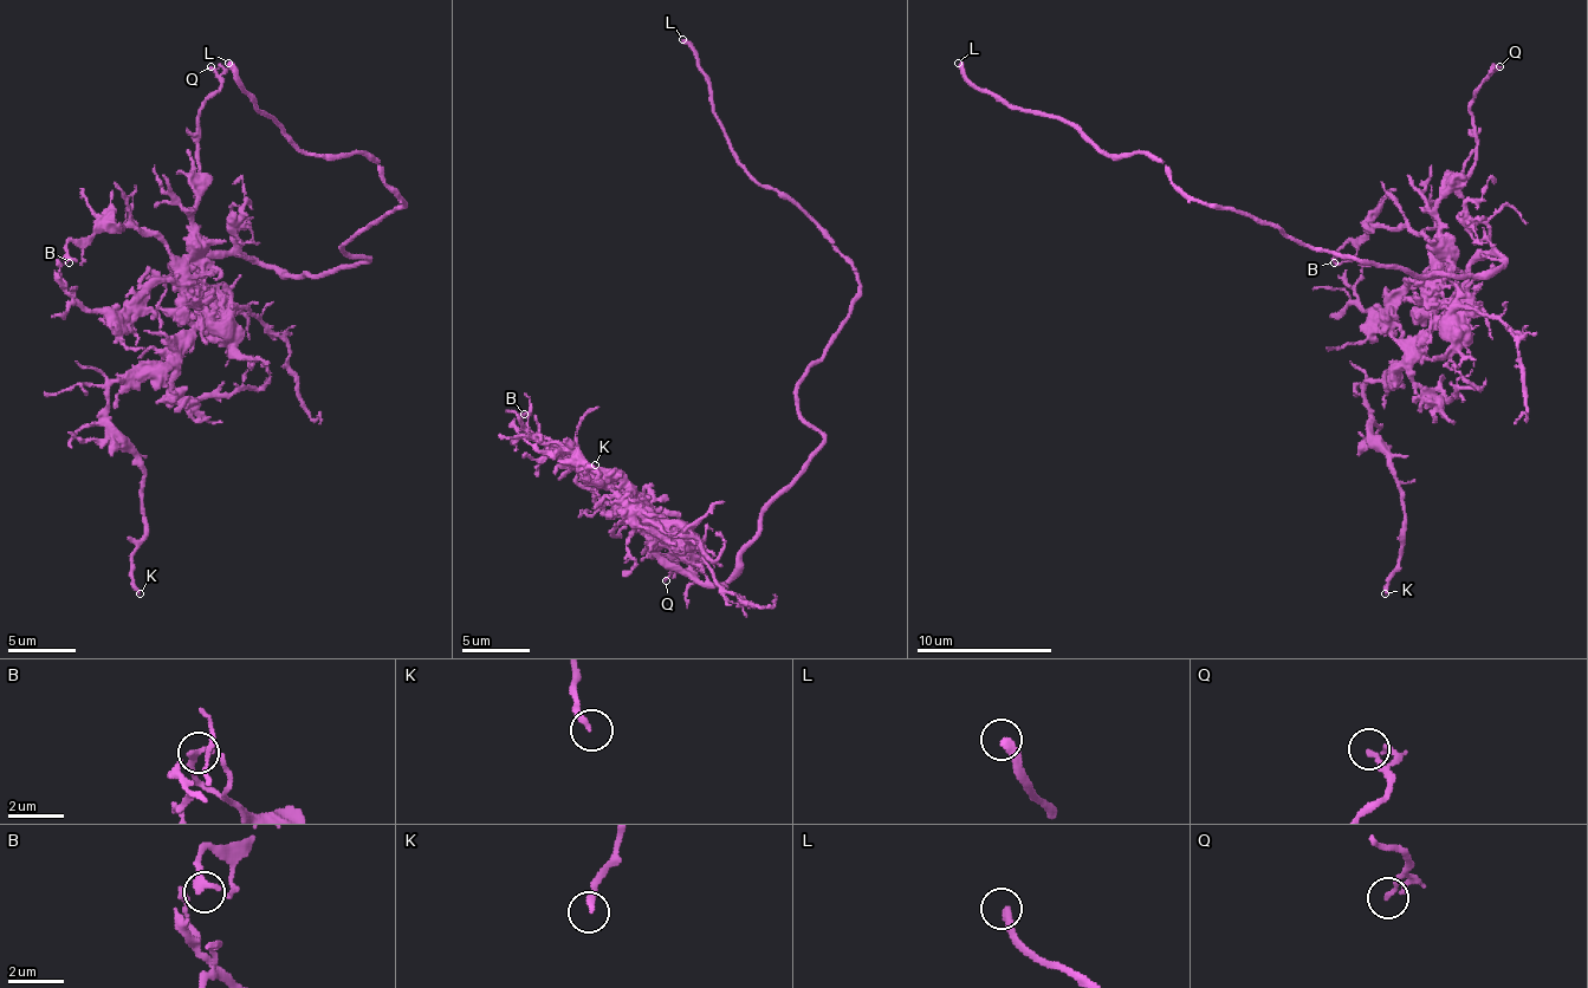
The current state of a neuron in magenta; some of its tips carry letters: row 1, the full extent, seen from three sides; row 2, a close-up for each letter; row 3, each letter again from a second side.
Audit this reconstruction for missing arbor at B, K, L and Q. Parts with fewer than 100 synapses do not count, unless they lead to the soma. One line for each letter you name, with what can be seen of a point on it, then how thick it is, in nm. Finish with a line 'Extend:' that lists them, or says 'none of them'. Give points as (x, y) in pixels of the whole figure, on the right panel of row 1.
L: at (958, 63); 320 nm thick
Extend: L

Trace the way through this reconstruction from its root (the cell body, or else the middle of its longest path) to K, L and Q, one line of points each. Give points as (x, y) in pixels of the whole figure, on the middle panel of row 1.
K: (780, 495), (740, 566), (702, 584), (655, 550), (655, 522), (619, 482), (561, 448), (598, 486), (595, 465)
L: (780, 495), (821, 441), (797, 408), (797, 381), (848, 313), (859, 272), (733, 154), (699, 59), (682, 39)
Q: (780, 495), (723, 584), (679, 573), (649, 539), (649, 515), (652, 557), (675, 563), (666, 580)

